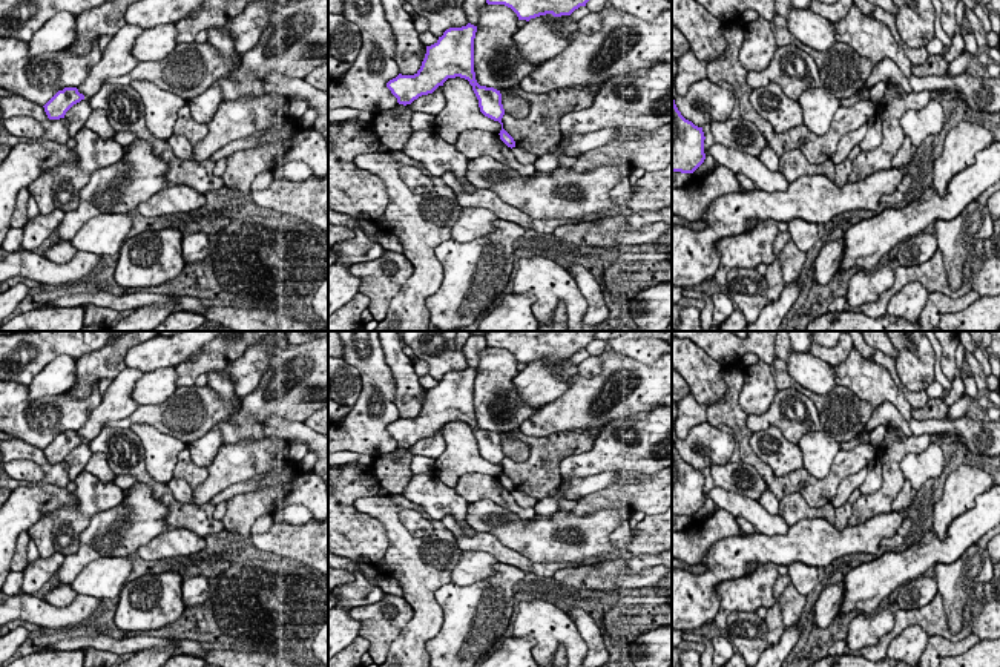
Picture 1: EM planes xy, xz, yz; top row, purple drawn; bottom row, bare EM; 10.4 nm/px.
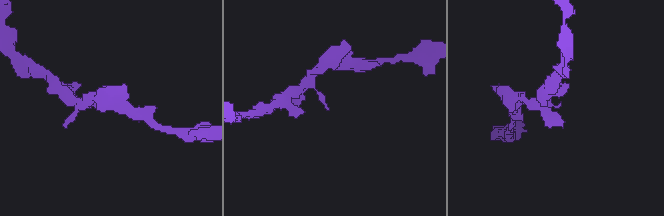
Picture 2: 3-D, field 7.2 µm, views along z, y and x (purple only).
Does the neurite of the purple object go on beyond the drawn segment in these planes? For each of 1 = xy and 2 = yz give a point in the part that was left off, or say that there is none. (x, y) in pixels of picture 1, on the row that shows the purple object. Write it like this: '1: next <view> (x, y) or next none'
1: next none
2: next none

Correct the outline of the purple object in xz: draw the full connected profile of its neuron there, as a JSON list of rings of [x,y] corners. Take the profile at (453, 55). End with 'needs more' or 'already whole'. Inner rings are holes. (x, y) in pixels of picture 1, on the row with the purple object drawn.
[[[468,23],[462,28],[449,28],[439,40],[426,46],[420,69],[414,75],[399,74],[387,83],[399,104],[411,104],[422,95],[433,94],[448,78],[465,78],[472,86],[480,112],[502,124],[500,140],[508,147],[515,147],[514,138],[503,129],[505,109],[502,94],[494,87],[480,86],[474,72],[474,38],[477,26]]]; already whole

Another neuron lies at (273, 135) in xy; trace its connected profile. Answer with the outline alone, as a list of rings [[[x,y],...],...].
[[[275,124],[270,129],[267,129],[267,132],[264,133],[264,136],[259,141],[259,147],[261,146],[268,146],[268,144],[282,144],[284,141],[287,141],[293,135],[294,135],[294,130],[284,132],[279,127],[279,124]]]

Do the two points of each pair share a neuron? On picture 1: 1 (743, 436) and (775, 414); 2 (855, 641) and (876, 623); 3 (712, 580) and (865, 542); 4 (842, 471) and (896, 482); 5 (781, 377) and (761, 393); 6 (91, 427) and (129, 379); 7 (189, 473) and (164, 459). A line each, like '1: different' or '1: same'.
1: different
2: same
3: same
4: different
5: different
6: same
7: different

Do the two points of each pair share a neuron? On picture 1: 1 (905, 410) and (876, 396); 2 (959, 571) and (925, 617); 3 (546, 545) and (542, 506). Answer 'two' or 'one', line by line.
1: one
2: two
3: two

